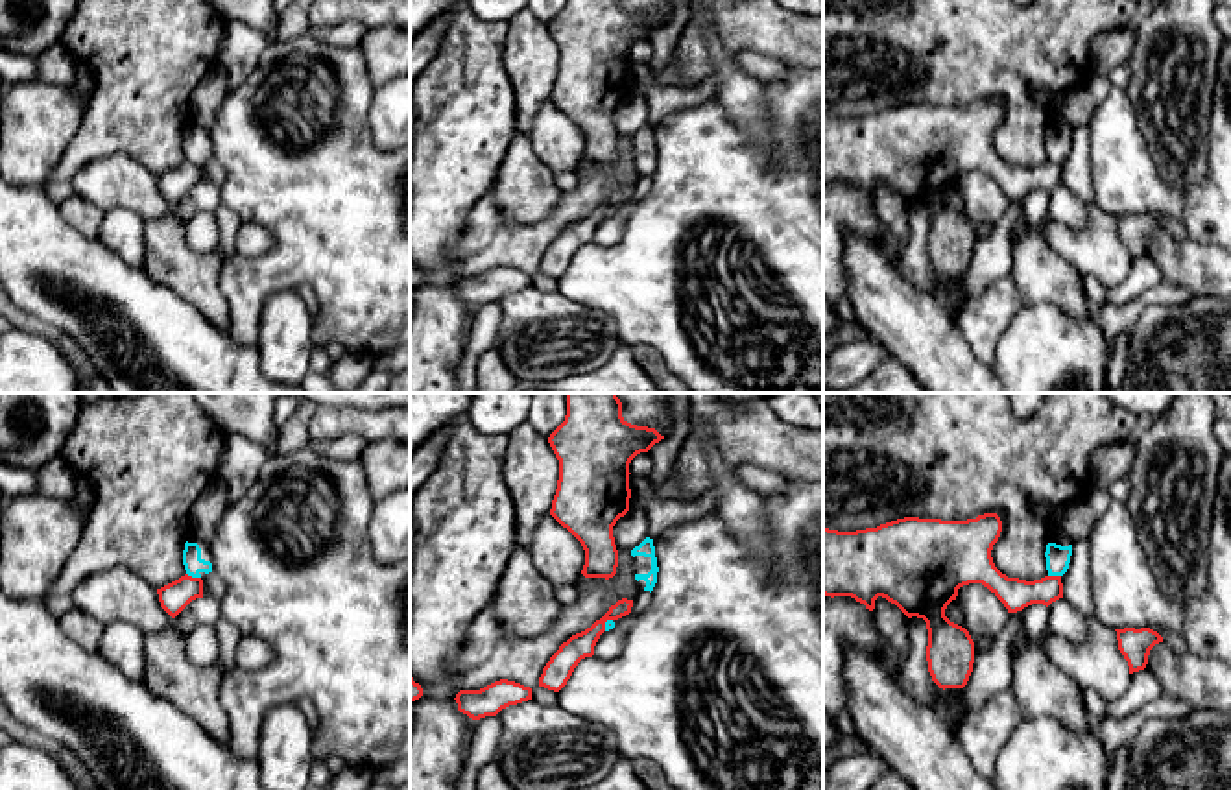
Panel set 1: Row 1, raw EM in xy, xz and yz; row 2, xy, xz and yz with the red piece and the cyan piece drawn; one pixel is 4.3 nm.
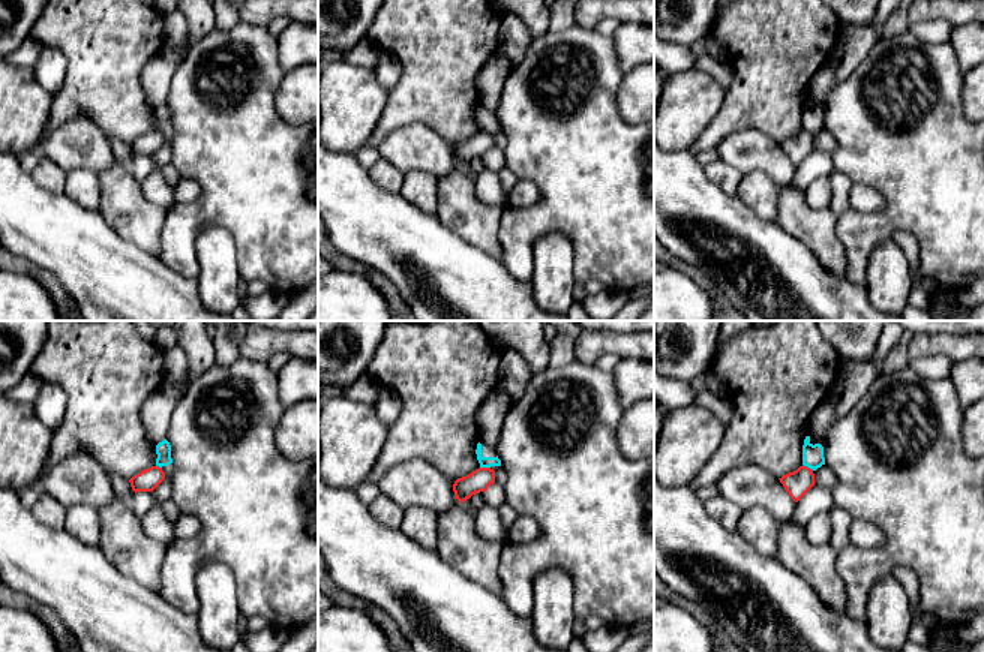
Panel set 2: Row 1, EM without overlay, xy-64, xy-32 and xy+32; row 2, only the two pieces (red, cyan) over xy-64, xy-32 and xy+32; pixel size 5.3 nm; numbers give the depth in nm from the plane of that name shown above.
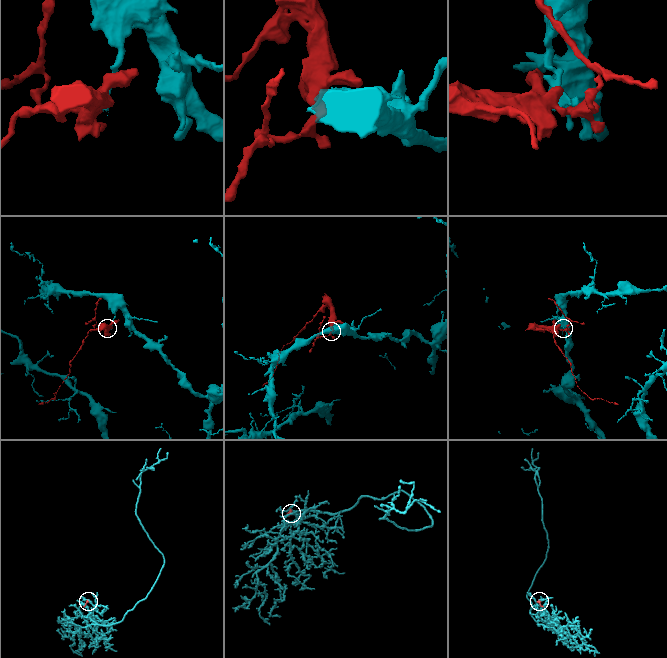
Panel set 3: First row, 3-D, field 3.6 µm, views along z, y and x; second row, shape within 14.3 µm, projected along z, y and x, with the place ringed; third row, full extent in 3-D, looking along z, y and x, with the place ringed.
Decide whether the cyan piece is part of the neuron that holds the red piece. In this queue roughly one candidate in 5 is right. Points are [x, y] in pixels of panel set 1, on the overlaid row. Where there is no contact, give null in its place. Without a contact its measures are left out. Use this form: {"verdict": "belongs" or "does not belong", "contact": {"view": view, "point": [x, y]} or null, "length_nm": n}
{"verdict": "does not belong", "contact": {"view": "xy", "point": [194, 578]}, "length_nm": 70}

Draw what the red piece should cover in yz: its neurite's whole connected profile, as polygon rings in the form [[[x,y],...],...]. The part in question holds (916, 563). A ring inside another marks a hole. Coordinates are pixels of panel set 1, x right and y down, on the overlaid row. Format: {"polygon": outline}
{"polygon": [[[997,513],[967,521],[904,517],[856,532],[823,528],[823,594],[851,596],[869,611],[882,596],[908,618],[923,618],[932,681],[943,690],[963,688],[974,642],[945,616],[960,587],[982,583],[1008,613],[1063,598],[1061,576],[1026,581],[995,567],[991,550],[1000,532]]]}

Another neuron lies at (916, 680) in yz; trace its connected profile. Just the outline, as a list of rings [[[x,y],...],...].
[[[923,618],[906,620],[910,650],[902,664],[902,688],[921,705],[934,709],[943,688],[939,688],[928,672],[926,646],[928,629]]]

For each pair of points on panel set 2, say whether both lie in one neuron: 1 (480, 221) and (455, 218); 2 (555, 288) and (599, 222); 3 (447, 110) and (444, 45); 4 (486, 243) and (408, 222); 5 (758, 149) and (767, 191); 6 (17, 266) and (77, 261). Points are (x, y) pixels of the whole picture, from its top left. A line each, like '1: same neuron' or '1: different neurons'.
1: same neuron
2: different neurons
3: same neuron
4: different neurons
5: same neuron
6: different neurons

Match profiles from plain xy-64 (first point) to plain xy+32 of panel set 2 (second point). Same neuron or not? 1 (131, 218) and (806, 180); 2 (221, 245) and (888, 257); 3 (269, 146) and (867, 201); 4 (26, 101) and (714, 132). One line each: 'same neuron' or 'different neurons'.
1: different neurons
2: same neuron
3: different neurons
4: different neurons

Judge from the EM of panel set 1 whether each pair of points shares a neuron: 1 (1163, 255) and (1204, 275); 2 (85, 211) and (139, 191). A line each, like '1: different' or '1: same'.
1: same
2: different

